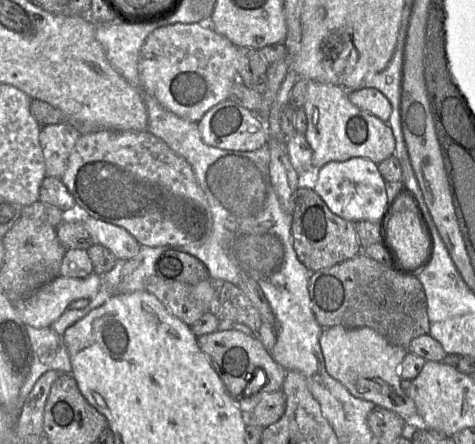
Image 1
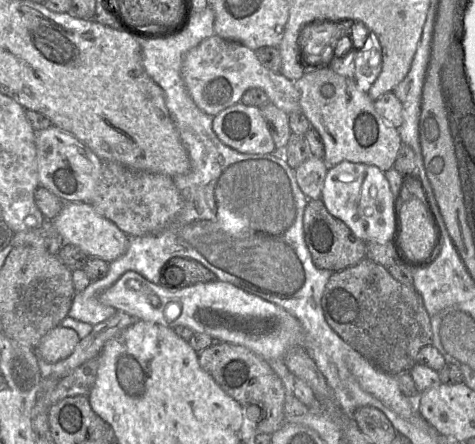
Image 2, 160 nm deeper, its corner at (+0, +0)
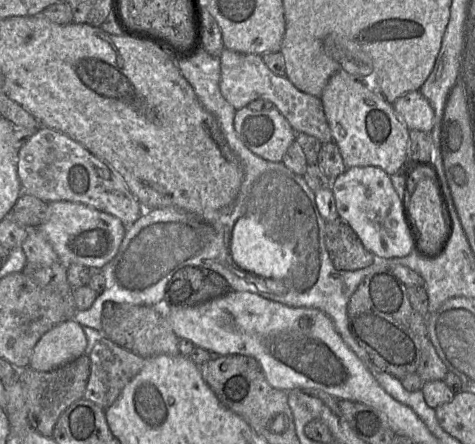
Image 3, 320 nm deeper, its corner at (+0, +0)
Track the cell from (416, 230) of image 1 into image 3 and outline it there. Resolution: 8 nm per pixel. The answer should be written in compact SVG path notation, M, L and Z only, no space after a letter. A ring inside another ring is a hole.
M433 174L417 184L409 201L407 214L415 223L421 248L435 251L449 234L449 214Z

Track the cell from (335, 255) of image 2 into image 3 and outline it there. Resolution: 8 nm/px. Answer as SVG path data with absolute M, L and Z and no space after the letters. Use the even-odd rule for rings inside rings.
M338 217L325 223L325 246L337 270L354 271L371 266L377 258L369 252L349 224Z

